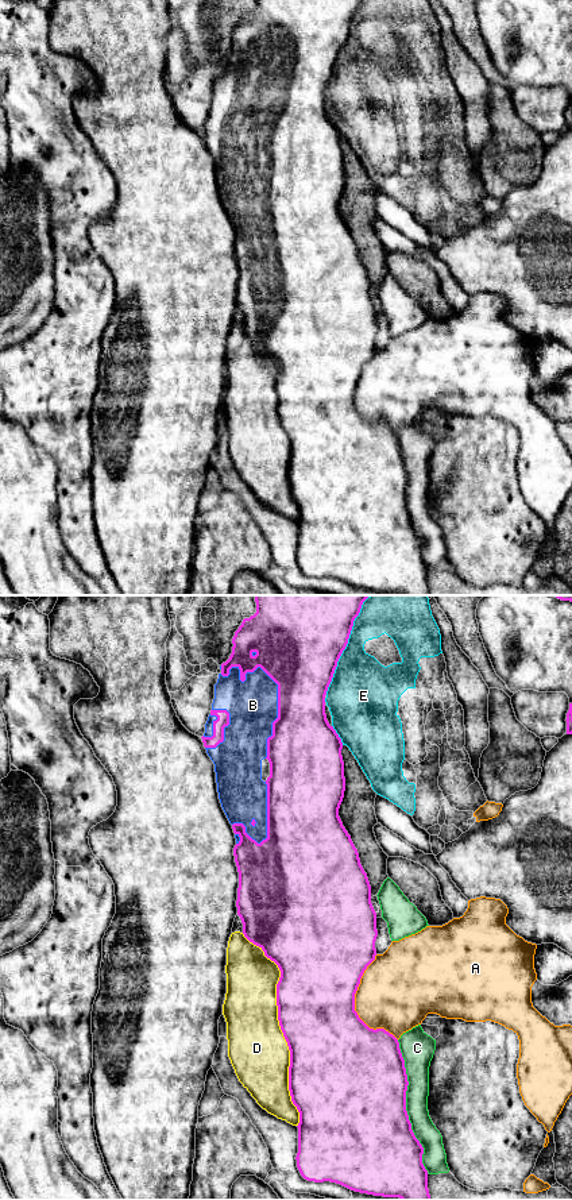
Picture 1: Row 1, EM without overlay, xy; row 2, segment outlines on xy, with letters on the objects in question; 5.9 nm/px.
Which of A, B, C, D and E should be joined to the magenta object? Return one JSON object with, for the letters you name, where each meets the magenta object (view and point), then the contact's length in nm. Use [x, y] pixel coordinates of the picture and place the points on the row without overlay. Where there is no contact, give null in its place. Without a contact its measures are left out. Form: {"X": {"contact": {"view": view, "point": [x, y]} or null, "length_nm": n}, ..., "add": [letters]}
{"A": {"contact": {"view": "xy", "point": [354, 400]}, "length_nm": 550}, "B": {"contact": {"view": "xy", "point": [278, 88]}, "length_nm": 600}, "add": ["A", "B"]}

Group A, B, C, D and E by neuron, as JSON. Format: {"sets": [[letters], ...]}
{"sets": [["A", "B"], ["C", "D"], ["E"]]}

